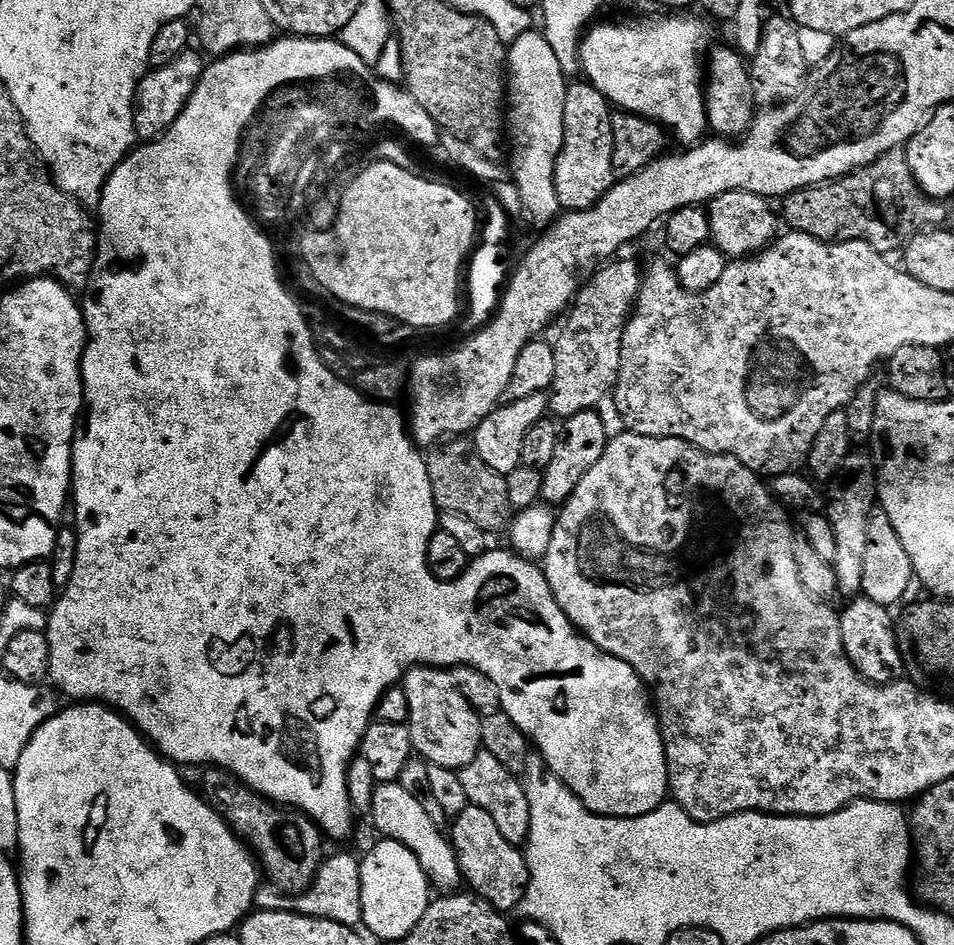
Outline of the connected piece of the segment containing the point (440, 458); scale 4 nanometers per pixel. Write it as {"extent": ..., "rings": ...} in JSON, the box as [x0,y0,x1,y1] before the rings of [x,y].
{"extent":[428,437,509,522],"rings":[[[457,437],[444,447],[444,450],[435,449],[428,460],[437,507],[444,512],[462,513],[478,522],[484,516],[489,519],[504,517],[504,496],[509,494],[507,477],[486,466],[471,437]]]}

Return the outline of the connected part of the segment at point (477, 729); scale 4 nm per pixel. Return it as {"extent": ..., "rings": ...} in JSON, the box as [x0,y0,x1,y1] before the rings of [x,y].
{"extent":[402,666,484,770],"rings":[[[417,666],[404,673],[402,687],[409,698],[411,719],[432,743],[432,764],[463,770],[484,748],[481,713],[472,707],[456,681],[455,671],[444,666]]]}

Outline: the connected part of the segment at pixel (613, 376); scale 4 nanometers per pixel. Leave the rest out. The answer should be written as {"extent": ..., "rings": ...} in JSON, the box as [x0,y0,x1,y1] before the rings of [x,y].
{"extent":[550,259,642,418],"rings":[[[609,259],[599,269],[601,272],[583,285],[574,307],[567,313],[568,321],[560,337],[554,340],[556,377],[550,389],[550,408],[557,412],[557,417],[567,418],[597,409],[602,398],[613,391],[611,388],[621,383],[624,332],[640,297],[642,268],[632,260],[620,259]]]}

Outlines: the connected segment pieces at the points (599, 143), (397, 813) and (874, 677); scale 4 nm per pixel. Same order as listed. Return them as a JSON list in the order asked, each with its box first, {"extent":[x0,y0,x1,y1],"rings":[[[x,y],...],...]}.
[{"extent":[556,108,614,210],"rings":[[[576,108],[567,110],[570,127],[564,150],[556,164],[557,194],[569,209],[583,210],[600,201],[612,189],[610,183],[610,138],[608,128],[614,123],[610,108]]]},{"extent":[372,786,462,890],"rings":[[[384,786],[380,793],[372,800],[372,820],[381,828],[383,835],[390,840],[401,840],[405,846],[412,849],[431,883],[440,890],[456,890],[462,884],[462,871],[460,857],[449,837],[440,833],[436,820],[424,809],[424,804],[412,792],[404,788],[396,788],[391,792],[391,787]]]},{"extent":[842,594,906,685],"rings":[[[863,594],[855,597],[849,604],[852,605],[842,612],[844,642],[849,659],[856,665],[861,675],[872,684],[886,685],[903,681],[906,676],[904,674],[906,644],[902,639],[901,625],[899,628],[895,618],[892,617],[893,609],[887,604],[874,602]]]}]

